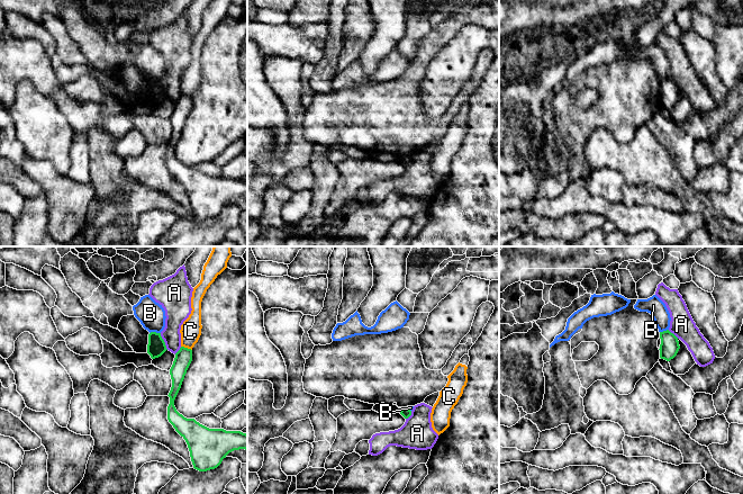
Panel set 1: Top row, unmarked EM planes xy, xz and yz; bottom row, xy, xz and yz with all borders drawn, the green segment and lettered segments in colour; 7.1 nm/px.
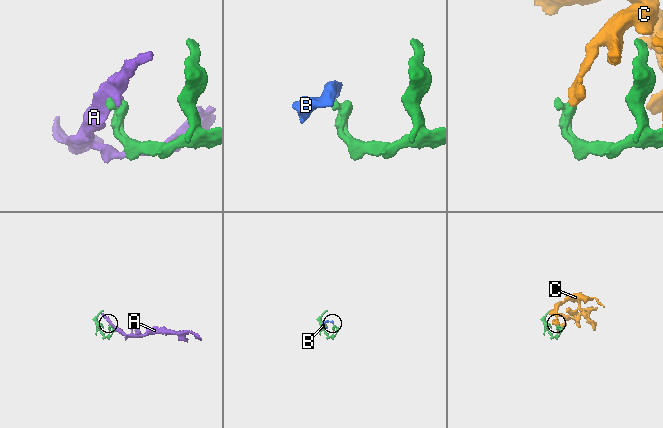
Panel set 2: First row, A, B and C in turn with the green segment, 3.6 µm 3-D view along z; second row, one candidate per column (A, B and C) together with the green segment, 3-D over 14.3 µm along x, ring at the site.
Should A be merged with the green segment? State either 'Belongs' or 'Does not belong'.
Does not belong

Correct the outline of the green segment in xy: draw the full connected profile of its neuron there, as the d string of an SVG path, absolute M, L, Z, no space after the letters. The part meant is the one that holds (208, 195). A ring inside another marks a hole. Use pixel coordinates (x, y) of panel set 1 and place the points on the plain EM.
M181 95L170 117L172 135L167 143L170 145L167 168L185 188L193 216L207 219L217 216L229 200L239 197L247 198L247 182L241 179L209 177L194 167L184 165L176 159L174 147L191 109L192 98Z

